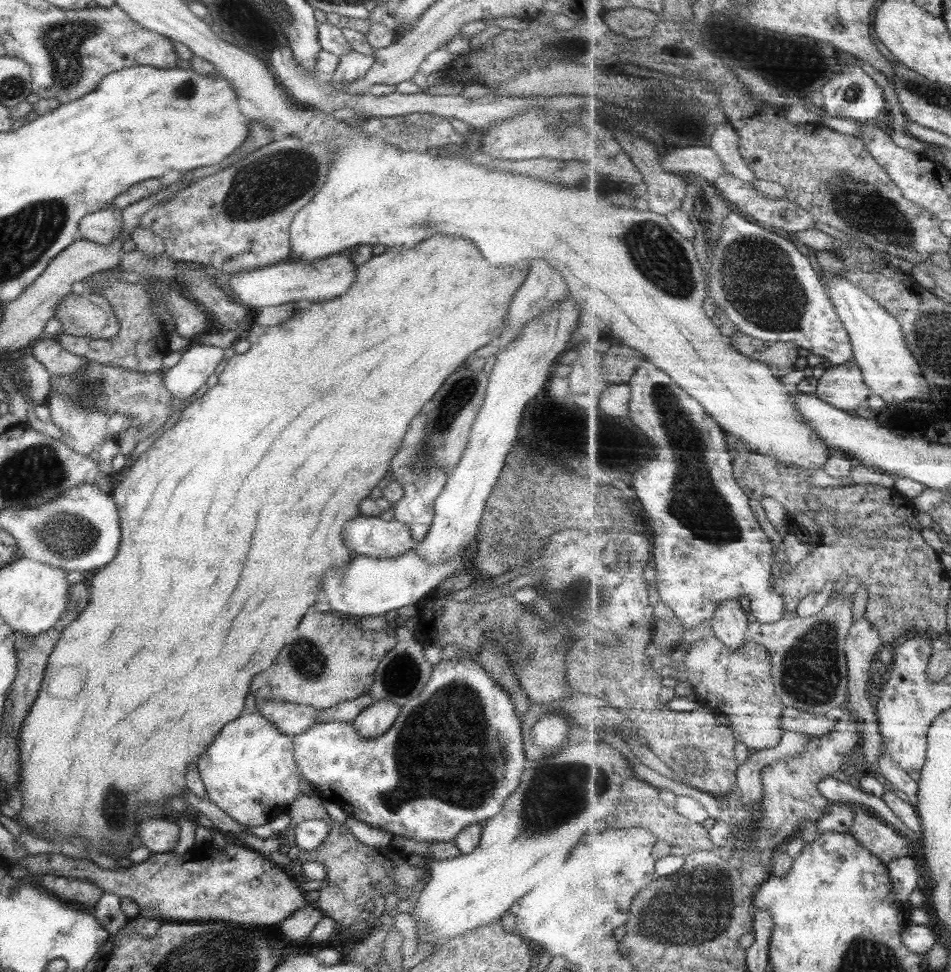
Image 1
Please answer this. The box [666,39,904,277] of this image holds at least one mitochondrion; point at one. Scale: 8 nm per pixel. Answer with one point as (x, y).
(852, 91)

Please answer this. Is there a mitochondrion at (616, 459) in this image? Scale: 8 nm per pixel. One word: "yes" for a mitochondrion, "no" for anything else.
no

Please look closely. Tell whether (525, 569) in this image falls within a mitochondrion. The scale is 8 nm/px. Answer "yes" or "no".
no

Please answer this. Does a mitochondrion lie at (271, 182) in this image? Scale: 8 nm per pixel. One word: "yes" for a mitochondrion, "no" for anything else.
yes

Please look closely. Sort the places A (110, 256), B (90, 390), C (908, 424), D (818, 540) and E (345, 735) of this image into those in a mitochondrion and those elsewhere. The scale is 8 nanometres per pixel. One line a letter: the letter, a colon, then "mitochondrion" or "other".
A: other
B: mitochondrion
C: other
D: other
E: other

